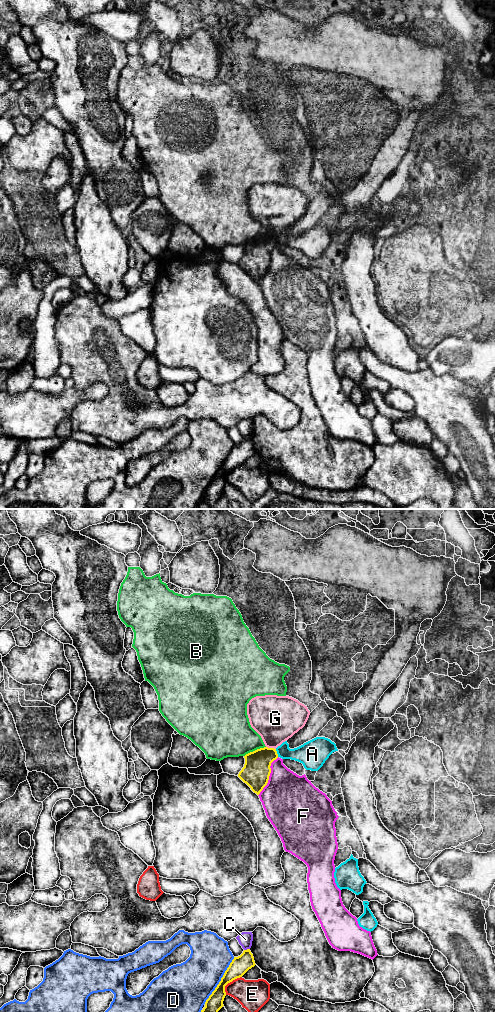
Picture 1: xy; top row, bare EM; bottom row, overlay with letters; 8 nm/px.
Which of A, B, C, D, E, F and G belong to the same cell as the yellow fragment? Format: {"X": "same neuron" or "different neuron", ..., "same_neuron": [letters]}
{"A": "different neuron", "B": "different neuron", "C": "different neuron", "D": "different neuron", "E": "different neuron", "F": "different neuron", "G": "different neuron", "same_neuron": []}

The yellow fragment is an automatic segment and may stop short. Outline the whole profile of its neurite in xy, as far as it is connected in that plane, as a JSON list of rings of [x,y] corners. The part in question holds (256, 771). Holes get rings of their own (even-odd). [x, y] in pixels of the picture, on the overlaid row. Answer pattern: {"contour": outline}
{"contour": [[[260,748],[244,756],[245,764],[238,777],[257,795],[267,785],[271,763],[278,758],[276,749]]]}

